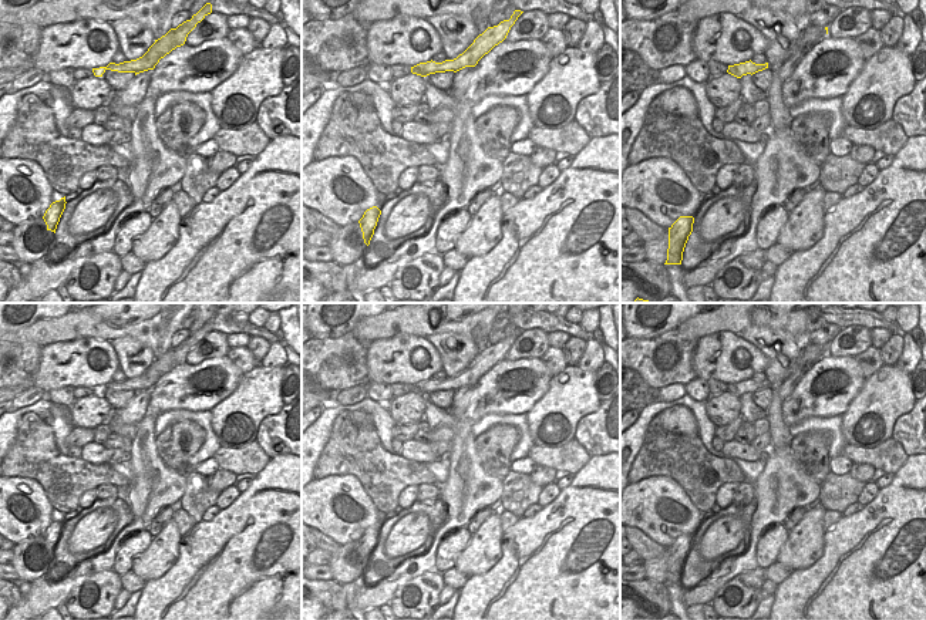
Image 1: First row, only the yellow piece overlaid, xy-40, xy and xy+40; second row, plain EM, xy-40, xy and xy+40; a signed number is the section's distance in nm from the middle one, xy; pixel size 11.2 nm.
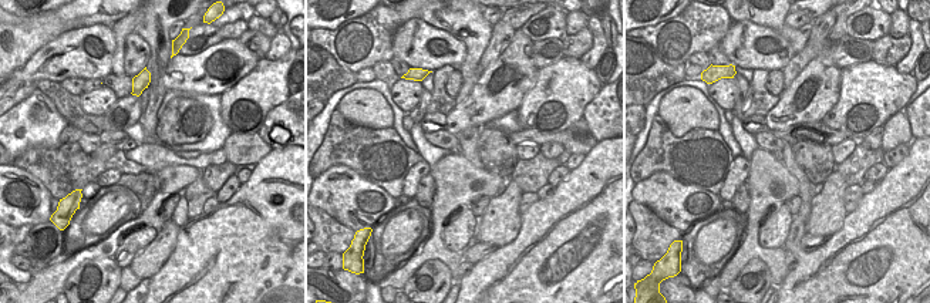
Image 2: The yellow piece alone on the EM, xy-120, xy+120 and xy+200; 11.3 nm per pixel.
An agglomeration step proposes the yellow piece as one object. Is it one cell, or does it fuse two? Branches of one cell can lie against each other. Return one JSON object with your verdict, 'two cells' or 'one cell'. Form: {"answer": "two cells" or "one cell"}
{"answer": "two cells"}

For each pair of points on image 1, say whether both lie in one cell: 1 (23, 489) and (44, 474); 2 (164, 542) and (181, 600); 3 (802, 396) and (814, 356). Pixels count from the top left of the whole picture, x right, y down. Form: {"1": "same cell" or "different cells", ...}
{"1": "different cells", "2": "different cells", "3": "different cells"}

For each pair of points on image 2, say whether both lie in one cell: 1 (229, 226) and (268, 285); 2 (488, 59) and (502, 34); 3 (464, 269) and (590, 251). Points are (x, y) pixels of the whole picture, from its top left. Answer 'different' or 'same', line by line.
1: same
2: same
3: different

